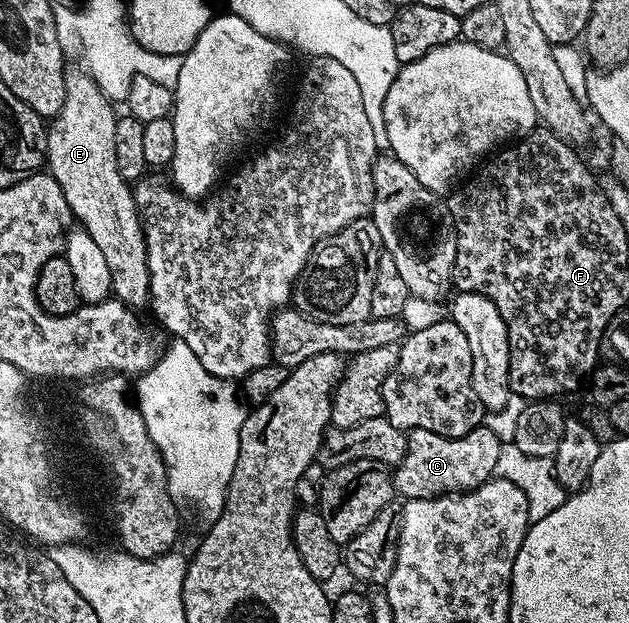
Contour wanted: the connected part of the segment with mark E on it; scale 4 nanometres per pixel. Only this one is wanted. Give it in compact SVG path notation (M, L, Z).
M79 67L70 70L65 83L65 103L61 103L61 111L49 121L45 165L51 177L57 179L67 199L67 205L71 208L72 216L81 228L93 237L98 249L105 255L112 275L112 294L124 305L140 307L139 305L146 306L151 296L147 244L143 234L143 222L139 220L139 208L135 206L132 186L121 175L121 171L117 171L117 154L113 143L113 134L117 132L115 109L116 106L101 91L101 87L97 87L97 83L87 72Z

